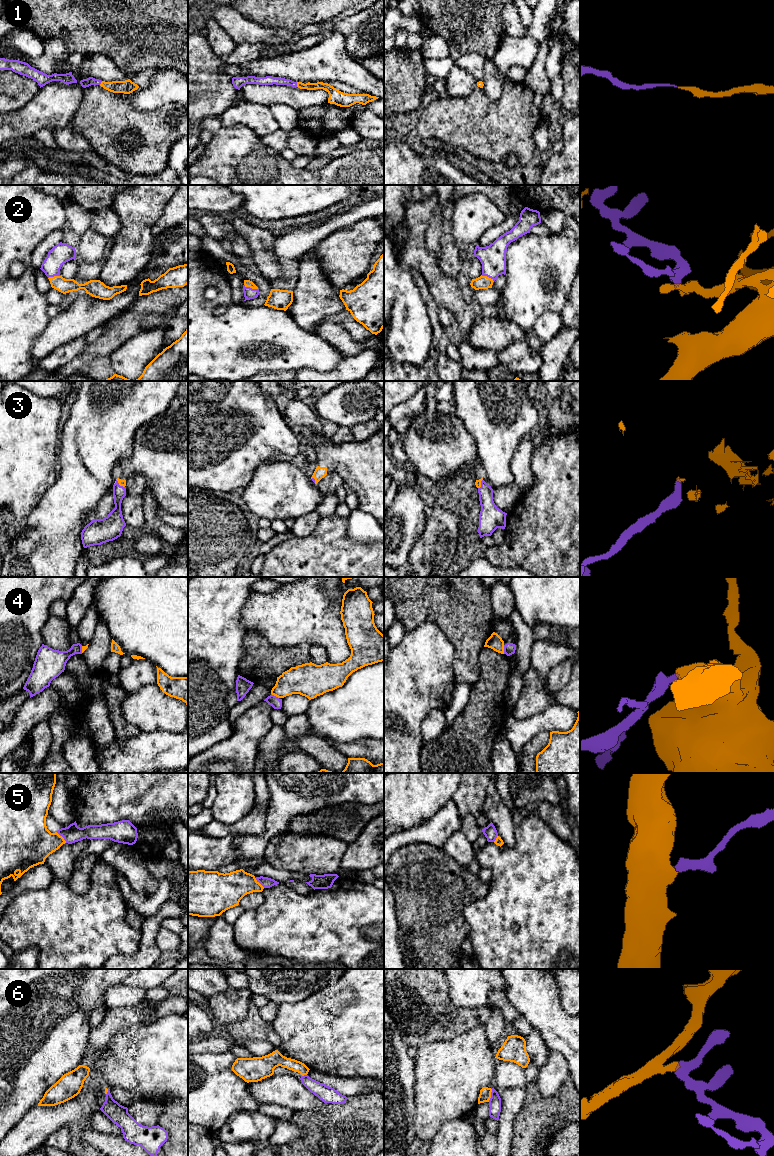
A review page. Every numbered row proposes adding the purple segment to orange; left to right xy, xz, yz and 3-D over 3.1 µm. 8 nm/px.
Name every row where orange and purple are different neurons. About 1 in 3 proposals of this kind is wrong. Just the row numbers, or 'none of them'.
4, 6

